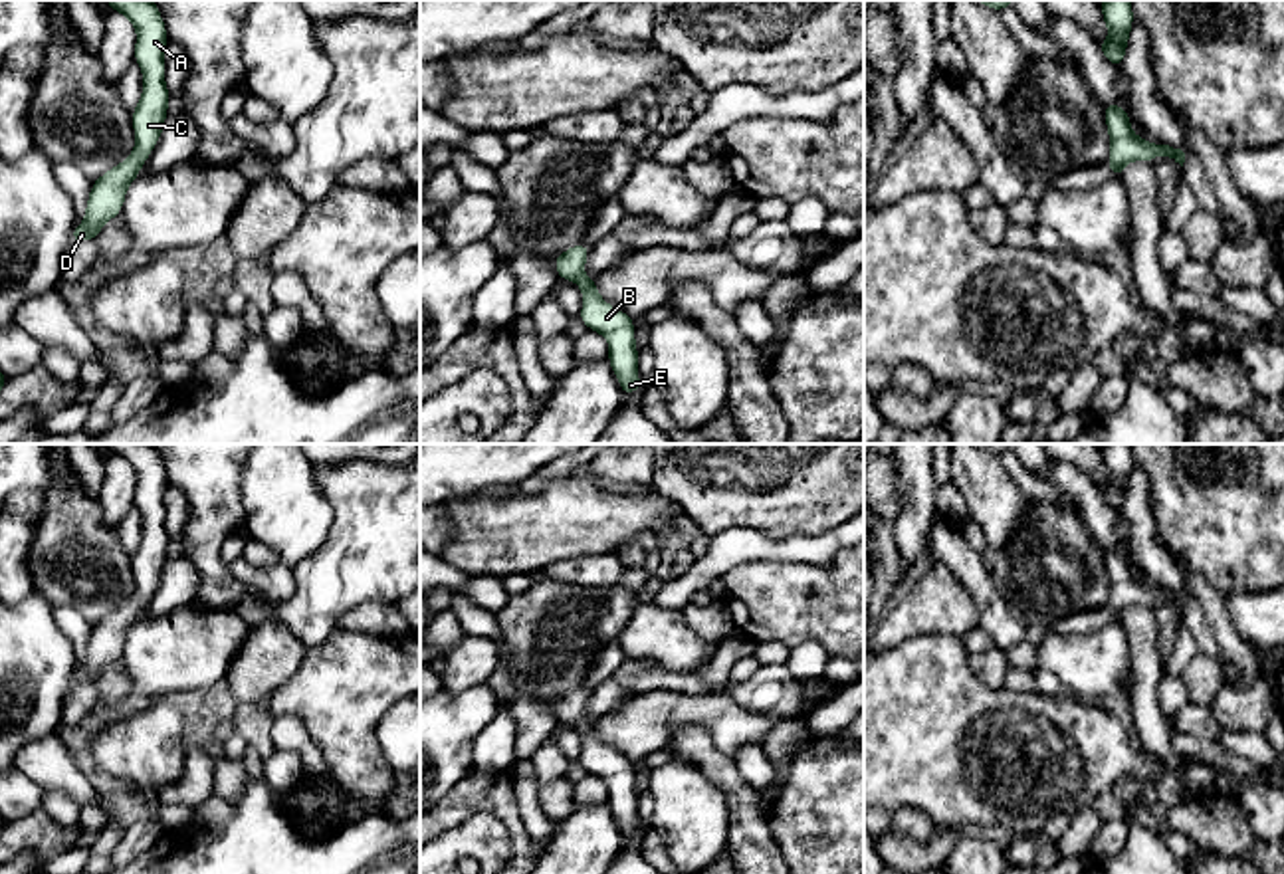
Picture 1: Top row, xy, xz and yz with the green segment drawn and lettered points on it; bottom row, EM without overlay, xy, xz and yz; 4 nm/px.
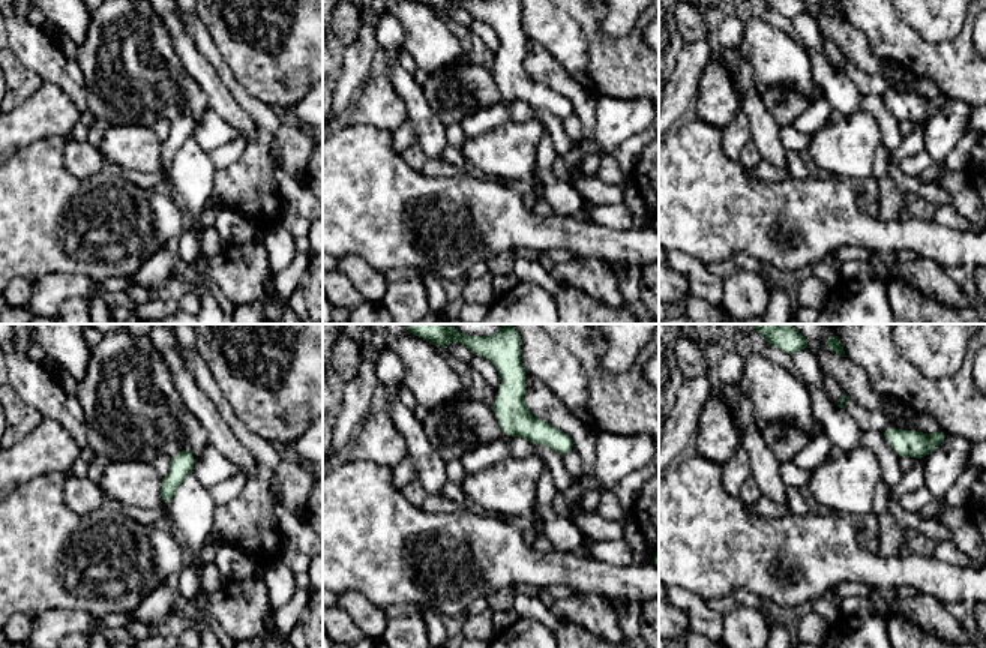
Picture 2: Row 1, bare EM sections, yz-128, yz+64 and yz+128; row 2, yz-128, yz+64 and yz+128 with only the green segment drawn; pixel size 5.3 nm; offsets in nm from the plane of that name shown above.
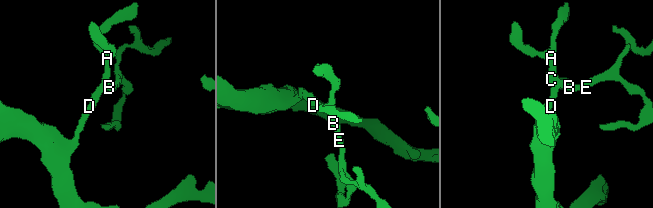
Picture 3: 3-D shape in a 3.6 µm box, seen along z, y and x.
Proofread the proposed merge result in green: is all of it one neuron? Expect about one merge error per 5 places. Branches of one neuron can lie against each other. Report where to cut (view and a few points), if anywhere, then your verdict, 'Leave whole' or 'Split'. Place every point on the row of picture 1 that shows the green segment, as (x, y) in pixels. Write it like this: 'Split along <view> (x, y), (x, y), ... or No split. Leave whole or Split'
No split. Leave whole

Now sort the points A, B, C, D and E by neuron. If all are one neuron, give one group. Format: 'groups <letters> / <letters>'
groups A B C D E

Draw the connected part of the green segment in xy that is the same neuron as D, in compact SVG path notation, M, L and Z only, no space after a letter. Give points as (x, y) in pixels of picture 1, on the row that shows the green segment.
M105 0L113 12L125 14L137 30L135 61L143 71L143 95L133 109L133 153L91 184L85 220L73 228L71 244L95 240L99 230L119 216L129 184L160 139L170 101L162 61L168 46L162 16L153 0Z

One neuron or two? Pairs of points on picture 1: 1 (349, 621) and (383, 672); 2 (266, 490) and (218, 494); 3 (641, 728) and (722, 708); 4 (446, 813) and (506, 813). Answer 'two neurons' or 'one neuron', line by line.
1: two neurons
2: two neurons
3: one neuron
4: one neuron

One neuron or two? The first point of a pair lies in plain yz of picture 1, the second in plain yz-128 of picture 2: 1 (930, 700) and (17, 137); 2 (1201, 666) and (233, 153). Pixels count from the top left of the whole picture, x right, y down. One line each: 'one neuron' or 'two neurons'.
1: two neurons
2: two neurons

